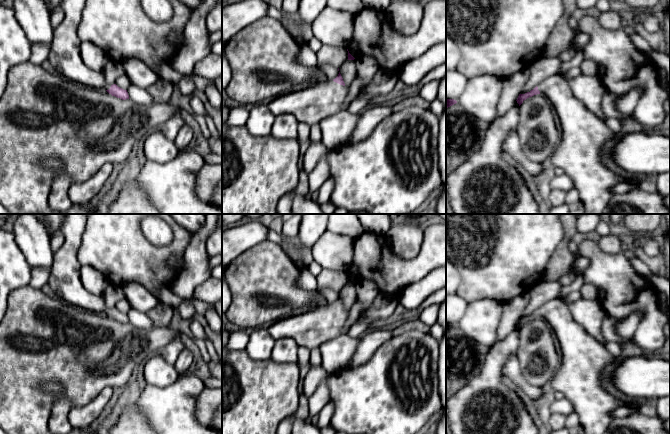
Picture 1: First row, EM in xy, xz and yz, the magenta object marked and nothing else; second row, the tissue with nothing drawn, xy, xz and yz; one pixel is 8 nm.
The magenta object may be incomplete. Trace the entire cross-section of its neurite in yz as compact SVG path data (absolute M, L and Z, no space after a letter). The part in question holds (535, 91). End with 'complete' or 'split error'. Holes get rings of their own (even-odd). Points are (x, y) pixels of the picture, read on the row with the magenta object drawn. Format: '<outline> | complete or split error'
M552 75L541 81L533 90L519 94L519 106L529 97L543 94L554 106L561 122L560 140L550 160L555 168L561 168L568 175L579 193L584 214L603 214L614 193L611 189L626 180L626 174L614 172L603 161L604 148L613 144L617 135L599 118L578 100L563 75Z | split error

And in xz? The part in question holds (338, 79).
M339 72L333 80L322 78L315 83L274 98L268 105L275 115L290 113L299 123L319 125L328 116L344 111L348 87Z | split error

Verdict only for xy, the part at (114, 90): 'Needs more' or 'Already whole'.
Needs more

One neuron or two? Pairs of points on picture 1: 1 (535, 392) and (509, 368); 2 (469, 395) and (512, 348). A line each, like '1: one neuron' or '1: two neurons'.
1: one neuron
2: one neuron

